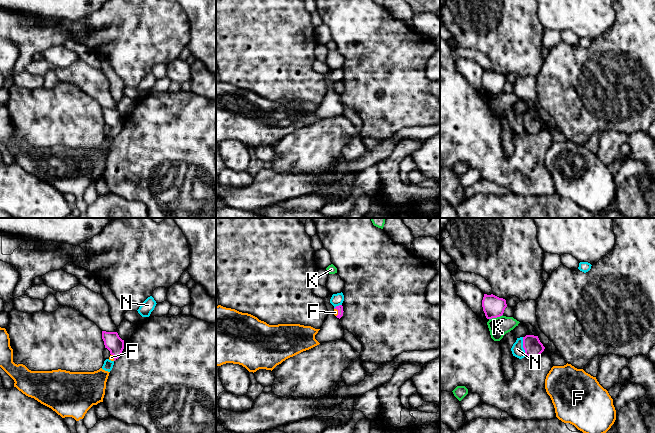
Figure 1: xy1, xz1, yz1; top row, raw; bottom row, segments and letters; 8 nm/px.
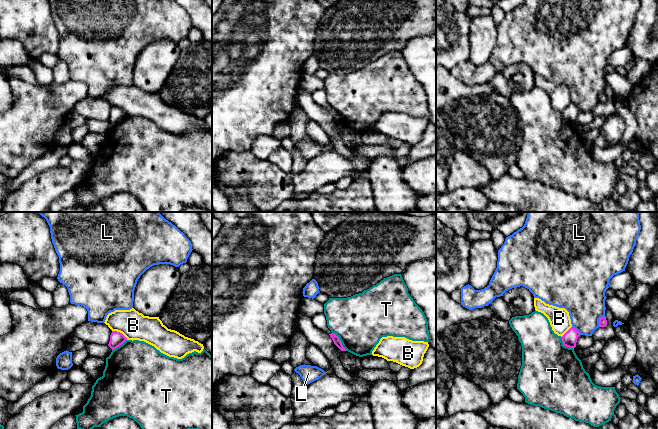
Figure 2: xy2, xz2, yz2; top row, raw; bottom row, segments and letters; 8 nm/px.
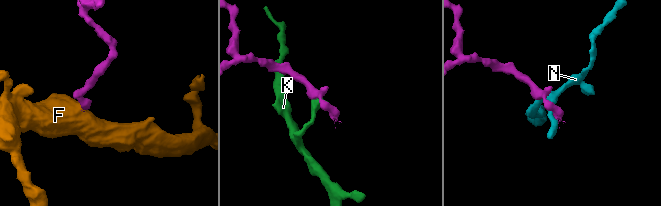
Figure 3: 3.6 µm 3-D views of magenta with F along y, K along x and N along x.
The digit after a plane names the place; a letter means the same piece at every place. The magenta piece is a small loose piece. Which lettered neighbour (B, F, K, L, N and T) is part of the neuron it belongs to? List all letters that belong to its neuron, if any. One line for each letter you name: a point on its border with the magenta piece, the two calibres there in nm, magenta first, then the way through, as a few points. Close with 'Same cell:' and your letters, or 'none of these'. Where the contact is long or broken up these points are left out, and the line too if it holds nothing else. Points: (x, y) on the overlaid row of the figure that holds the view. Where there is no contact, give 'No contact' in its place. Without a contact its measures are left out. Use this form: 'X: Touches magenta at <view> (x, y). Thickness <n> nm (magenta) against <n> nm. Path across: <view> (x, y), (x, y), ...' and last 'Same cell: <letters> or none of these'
F: Touches magenta at xz1 (338, 312). Thickness 50 nm (magenta) against 40 nm. Path across: xz1 (340, 308), (338, 312), (335, 312)
Same cell: F

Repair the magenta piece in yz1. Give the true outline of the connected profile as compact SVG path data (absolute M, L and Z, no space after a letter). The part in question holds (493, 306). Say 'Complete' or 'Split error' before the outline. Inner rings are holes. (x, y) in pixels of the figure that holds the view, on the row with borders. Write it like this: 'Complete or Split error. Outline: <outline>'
Complete. Outline: M484 294L482 307L487 319L497 318L503 315L507 307L506 300L493 294Z

